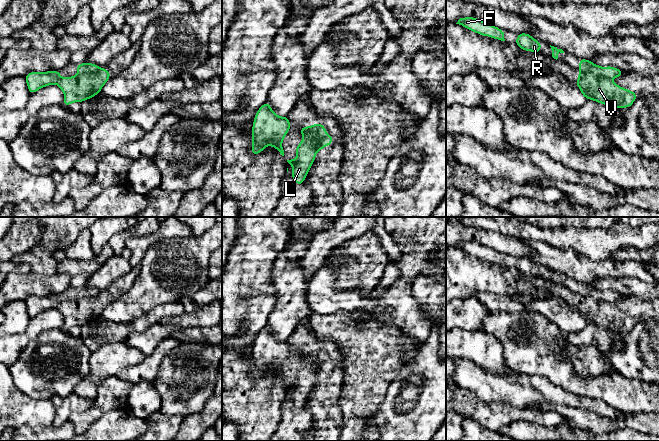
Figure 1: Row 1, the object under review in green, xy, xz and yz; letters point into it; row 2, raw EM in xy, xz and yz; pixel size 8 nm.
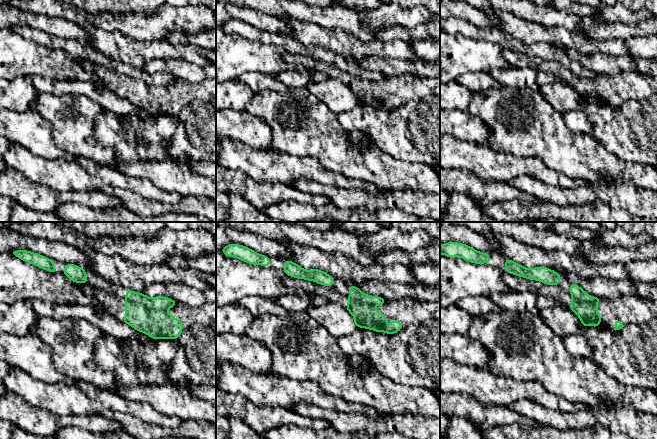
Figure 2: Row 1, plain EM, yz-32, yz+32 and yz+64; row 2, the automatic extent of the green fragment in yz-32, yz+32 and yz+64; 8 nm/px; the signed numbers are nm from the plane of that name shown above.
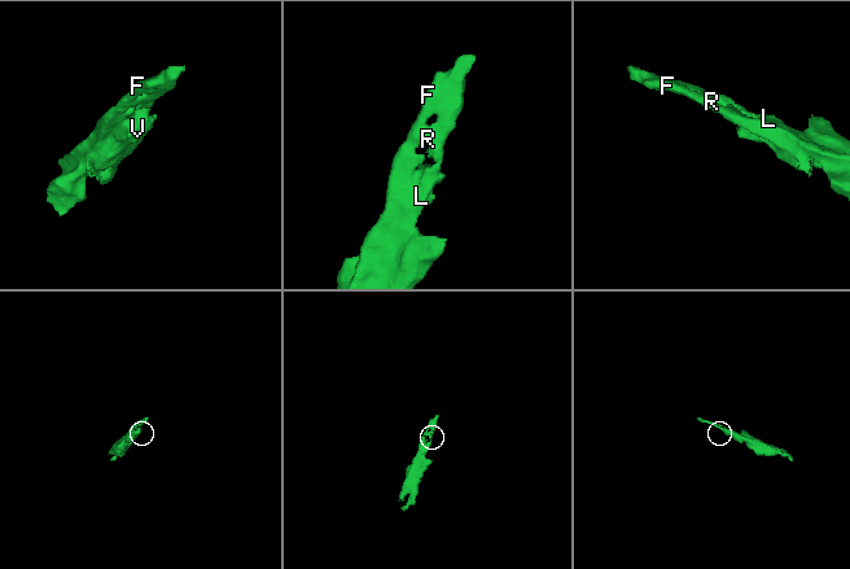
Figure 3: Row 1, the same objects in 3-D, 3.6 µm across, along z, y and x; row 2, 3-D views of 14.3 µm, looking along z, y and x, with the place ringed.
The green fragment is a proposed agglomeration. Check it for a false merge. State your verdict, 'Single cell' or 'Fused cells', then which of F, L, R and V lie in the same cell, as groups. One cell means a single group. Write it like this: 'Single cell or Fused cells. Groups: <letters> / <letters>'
Fused cells. Groups: F L R / V

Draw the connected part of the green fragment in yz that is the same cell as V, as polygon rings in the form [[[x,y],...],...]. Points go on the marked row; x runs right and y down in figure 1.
[[[579,69],[576,86],[583,97],[614,108],[629,108],[637,99],[637,94],[606,78],[600,78],[590,72]]]

